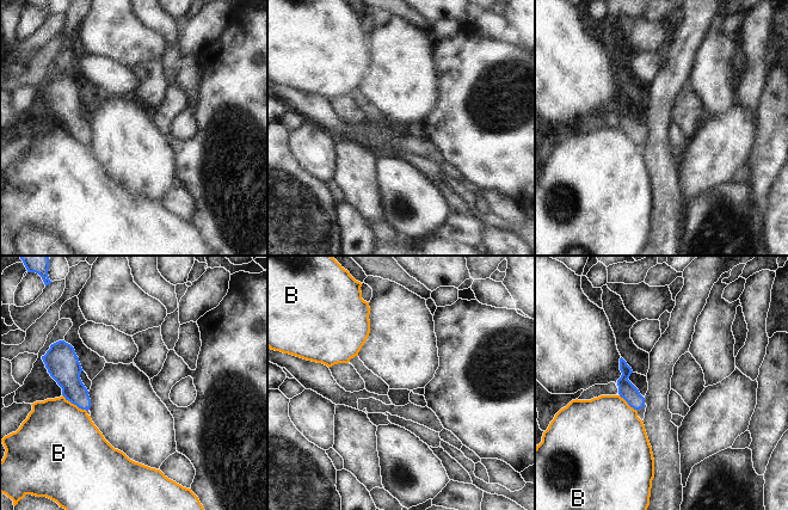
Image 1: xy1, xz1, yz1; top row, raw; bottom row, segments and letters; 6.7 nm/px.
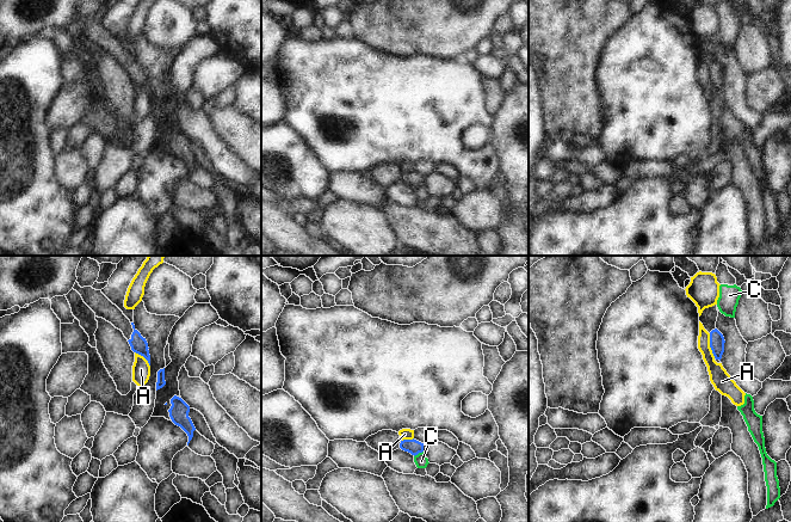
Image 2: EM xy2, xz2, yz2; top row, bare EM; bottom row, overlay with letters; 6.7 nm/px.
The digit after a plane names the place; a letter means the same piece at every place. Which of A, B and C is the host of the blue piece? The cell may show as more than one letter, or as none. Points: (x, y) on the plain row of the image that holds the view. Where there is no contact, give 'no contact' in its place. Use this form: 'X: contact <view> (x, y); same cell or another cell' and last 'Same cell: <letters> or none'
A: contact yz2 (710, 78); another cell
B: contact xy1 (74, 136); another cell
C: contact xz2 (418, 185); another cell
Same cell: none

